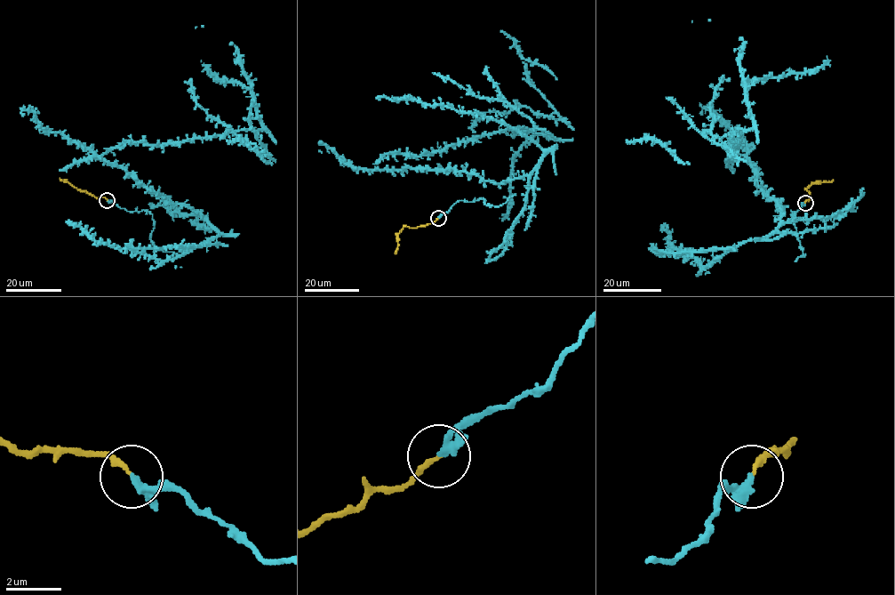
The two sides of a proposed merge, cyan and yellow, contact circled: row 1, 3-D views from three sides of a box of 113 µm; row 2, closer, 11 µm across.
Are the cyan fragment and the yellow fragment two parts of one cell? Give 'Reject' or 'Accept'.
Accept

